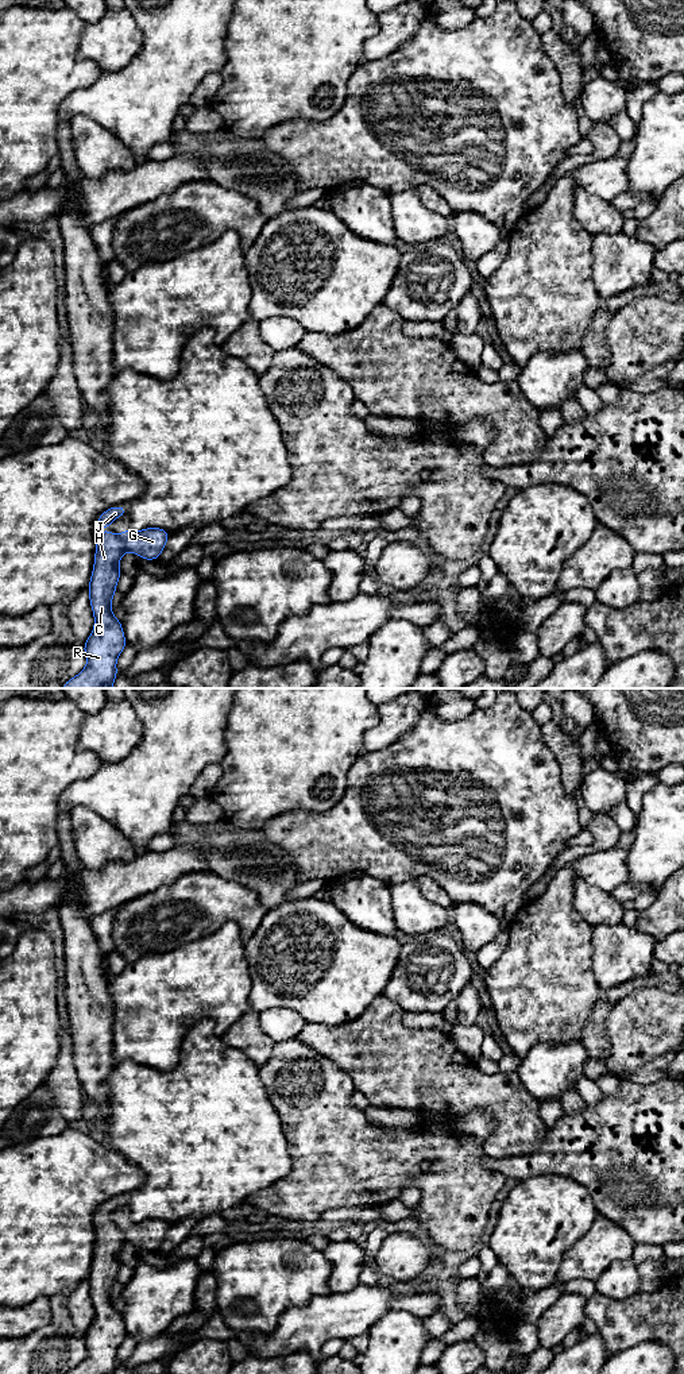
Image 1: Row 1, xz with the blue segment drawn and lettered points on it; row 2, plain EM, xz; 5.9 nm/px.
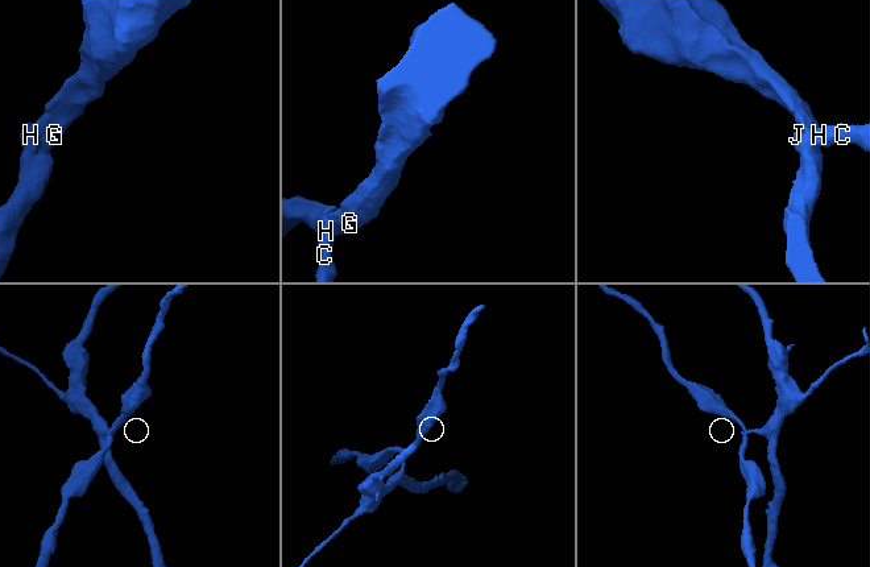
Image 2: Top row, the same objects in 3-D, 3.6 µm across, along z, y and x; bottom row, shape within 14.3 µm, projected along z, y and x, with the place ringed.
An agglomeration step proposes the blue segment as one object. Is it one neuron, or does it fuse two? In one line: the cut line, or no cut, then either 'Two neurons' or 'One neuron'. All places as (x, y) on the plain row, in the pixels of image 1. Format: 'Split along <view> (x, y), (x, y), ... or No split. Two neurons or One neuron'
Split along xz (118, 1227), (126, 1241). Two neurons

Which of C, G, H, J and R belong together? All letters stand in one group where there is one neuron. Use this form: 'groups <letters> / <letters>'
groups C H J R / G

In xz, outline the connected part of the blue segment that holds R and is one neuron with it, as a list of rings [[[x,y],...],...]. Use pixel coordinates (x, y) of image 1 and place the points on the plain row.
[[[113,1223],[96,1224],[94,1258],[88,1277],[94,1319],[84,1335],[86,1358],[66,1374],[113,1374],[116,1351],[127,1338],[121,1313],[112,1305],[111,1292],[121,1266],[119,1258],[125,1239]]]

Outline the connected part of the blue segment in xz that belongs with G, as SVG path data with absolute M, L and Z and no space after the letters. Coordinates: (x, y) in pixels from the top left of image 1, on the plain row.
M130 1219L119 1226L125 1242L130 1242L143 1251L156 1251L167 1231L170 1224L161 1219L146 1219L143 1221L131 1221Z

